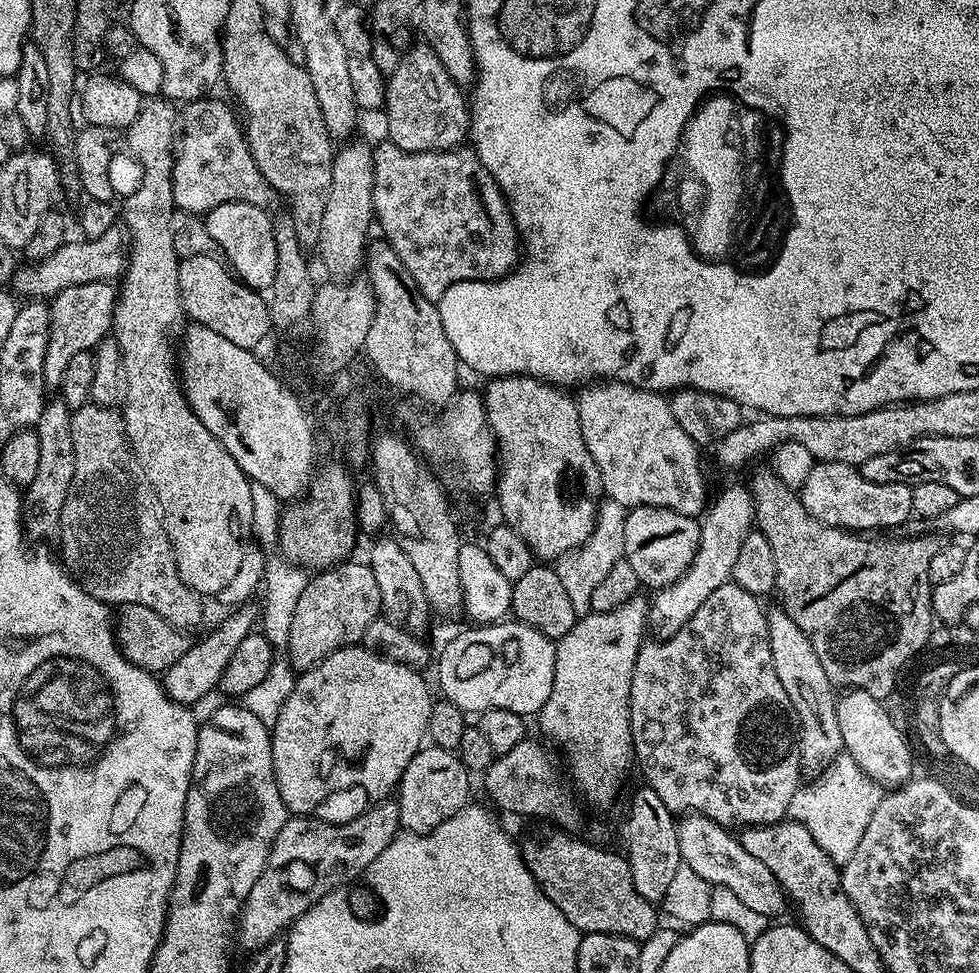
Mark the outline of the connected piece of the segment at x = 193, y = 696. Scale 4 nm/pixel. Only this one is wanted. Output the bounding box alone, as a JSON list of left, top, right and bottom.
[162,602,258,706]

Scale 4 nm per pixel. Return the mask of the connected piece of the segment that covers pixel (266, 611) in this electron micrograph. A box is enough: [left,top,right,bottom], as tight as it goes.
[250,481,310,653]

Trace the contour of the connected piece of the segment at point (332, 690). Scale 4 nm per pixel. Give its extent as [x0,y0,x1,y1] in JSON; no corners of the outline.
[270,646,434,814]

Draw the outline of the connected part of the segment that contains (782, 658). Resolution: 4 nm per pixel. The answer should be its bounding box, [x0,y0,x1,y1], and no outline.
[766,606,844,774]

